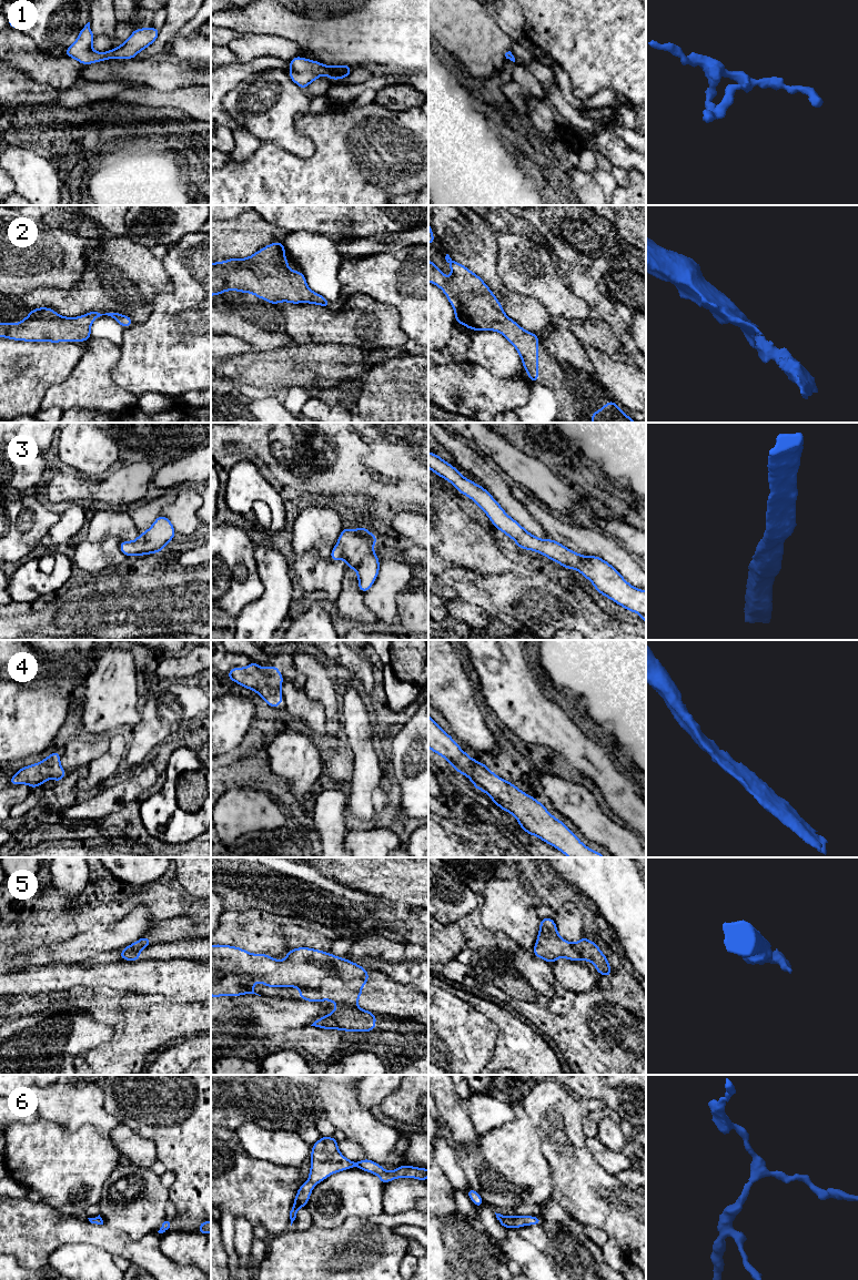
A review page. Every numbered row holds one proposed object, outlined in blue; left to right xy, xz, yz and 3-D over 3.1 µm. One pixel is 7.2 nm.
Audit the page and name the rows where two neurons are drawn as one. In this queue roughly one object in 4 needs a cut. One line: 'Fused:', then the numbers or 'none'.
Fused: 5

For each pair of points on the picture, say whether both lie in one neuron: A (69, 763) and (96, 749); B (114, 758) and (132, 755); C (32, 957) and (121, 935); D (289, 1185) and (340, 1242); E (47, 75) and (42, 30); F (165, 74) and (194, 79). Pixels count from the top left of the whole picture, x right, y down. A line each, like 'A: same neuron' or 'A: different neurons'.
A: same neuron
B: different neurons
C: same neuron
D: different neurons
E: different neurons
F: same neuron

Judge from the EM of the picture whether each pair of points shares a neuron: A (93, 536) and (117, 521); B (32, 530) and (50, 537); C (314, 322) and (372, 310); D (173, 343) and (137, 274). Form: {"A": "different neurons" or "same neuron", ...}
{"A": "same neuron", "B": "different neurons", "C": "same neuron", "D": "different neurons"}

